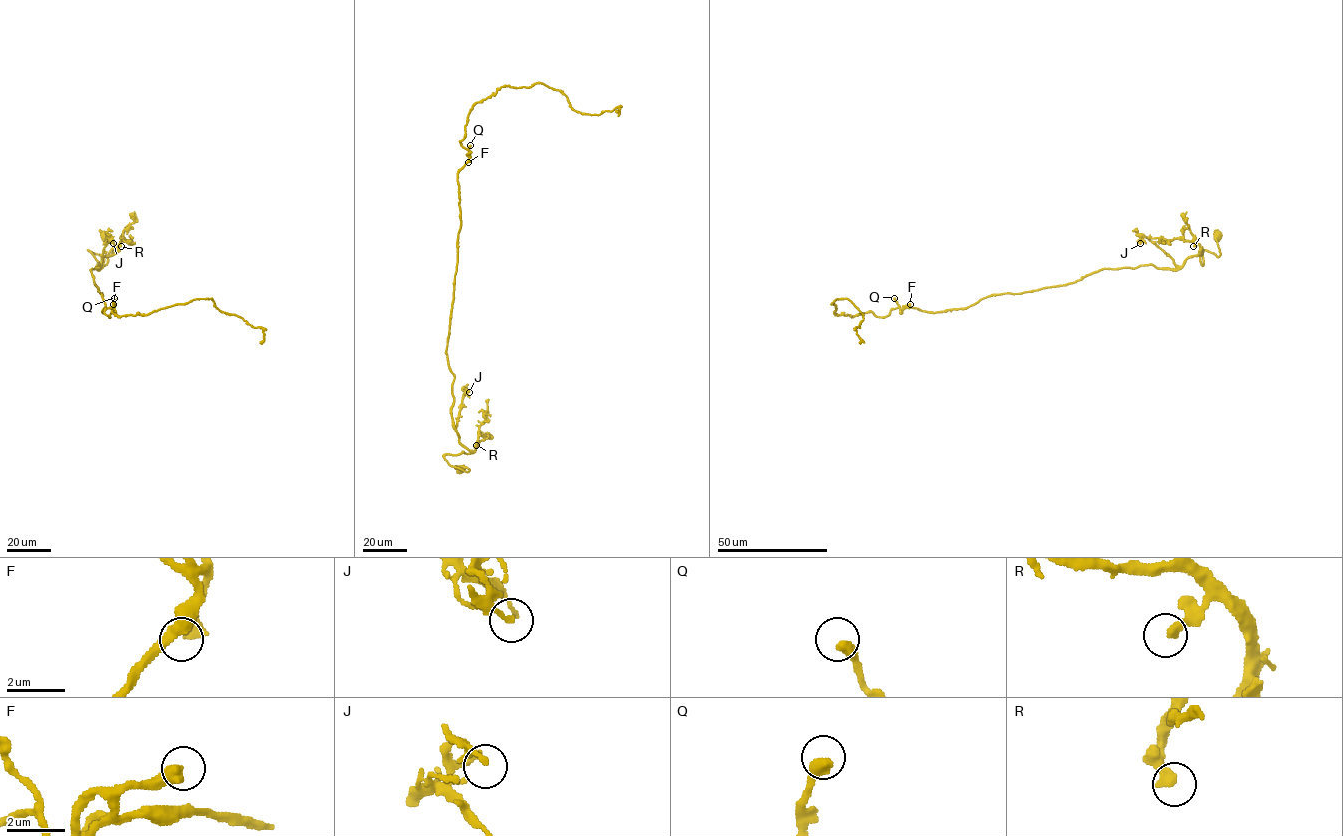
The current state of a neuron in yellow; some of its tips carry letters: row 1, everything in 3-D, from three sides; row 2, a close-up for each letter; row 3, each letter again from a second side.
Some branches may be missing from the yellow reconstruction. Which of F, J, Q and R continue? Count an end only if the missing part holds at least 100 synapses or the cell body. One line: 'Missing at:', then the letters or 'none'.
Missing at: Q

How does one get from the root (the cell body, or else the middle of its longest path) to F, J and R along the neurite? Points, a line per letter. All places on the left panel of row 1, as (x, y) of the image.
F: (104, 236), (114, 244), (110, 255), (88, 250), (102, 265), (116, 252), (91, 271), (102, 311), (113, 304)
J: (104, 236), (114, 244), (110, 255), (88, 250), (104, 265), (116, 249), (101, 267), (107, 237), (113, 243)
R: (104, 236), (114, 244), (110, 255), (88, 250), (101, 264), (107, 263), (112, 249), (121, 246)

